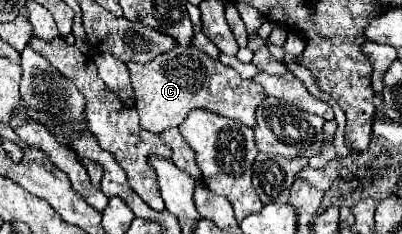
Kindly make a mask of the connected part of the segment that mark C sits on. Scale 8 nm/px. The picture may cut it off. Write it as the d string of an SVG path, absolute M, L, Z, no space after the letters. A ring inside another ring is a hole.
M194 45L172 47L166 55L152 59L150 63L126 63L134 89L134 109L140 115L140 127L150 133L162 133L164 129L178 127L192 109L206 109L222 117L230 117L238 123L254 127L256 107L264 101L266 93L252 81L242 79L232 67L210 59Z

